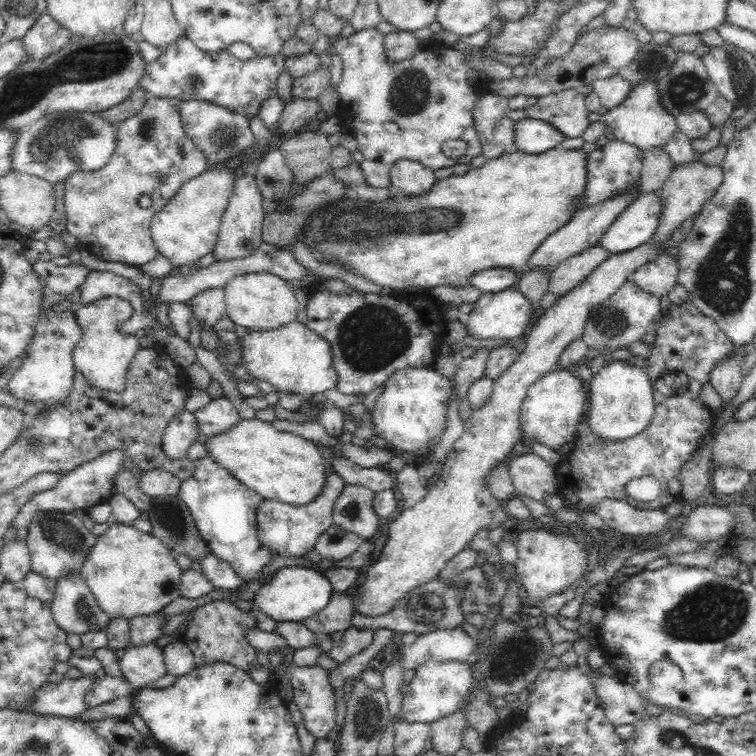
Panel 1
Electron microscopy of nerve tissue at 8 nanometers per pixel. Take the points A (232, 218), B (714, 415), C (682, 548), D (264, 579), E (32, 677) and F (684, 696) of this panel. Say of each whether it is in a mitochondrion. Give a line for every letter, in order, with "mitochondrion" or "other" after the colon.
A: other
B: other
C: other
D: other
E: other
F: other

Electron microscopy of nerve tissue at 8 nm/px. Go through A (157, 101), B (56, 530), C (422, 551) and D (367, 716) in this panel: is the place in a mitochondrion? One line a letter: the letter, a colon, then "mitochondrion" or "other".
A: other
B: mitochondrion
C: other
D: mitochondrion

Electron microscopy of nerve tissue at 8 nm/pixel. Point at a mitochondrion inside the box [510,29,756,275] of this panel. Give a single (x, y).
(687, 89)

